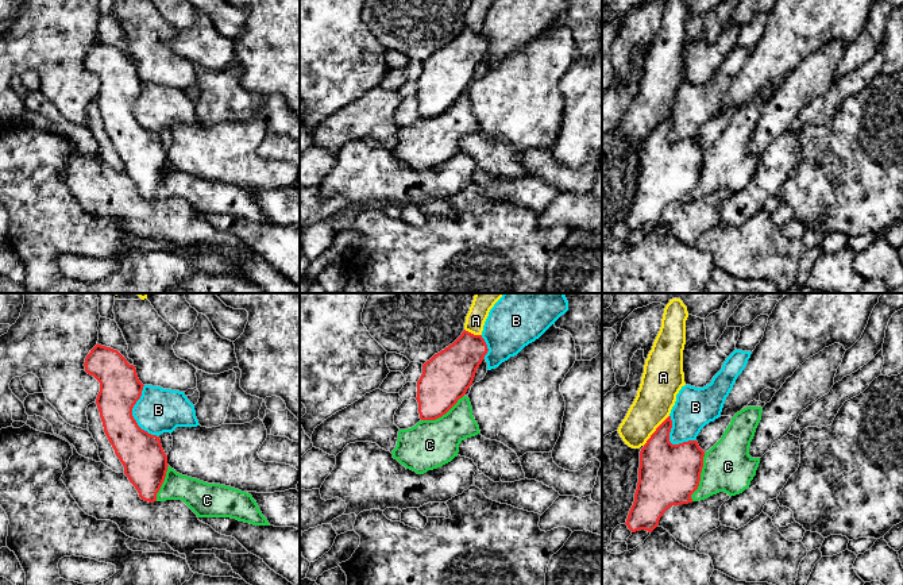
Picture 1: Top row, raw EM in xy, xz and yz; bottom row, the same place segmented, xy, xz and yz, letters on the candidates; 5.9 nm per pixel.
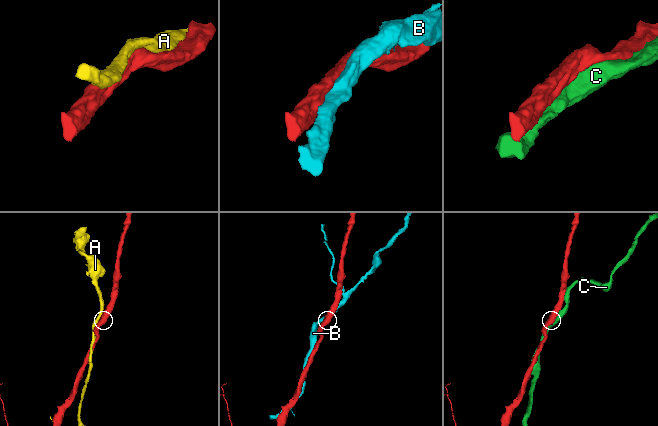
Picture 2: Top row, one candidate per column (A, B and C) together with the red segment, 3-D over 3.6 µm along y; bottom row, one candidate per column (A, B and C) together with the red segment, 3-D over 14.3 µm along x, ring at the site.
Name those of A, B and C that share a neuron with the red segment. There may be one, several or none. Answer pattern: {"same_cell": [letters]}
{"same_cell": []}

